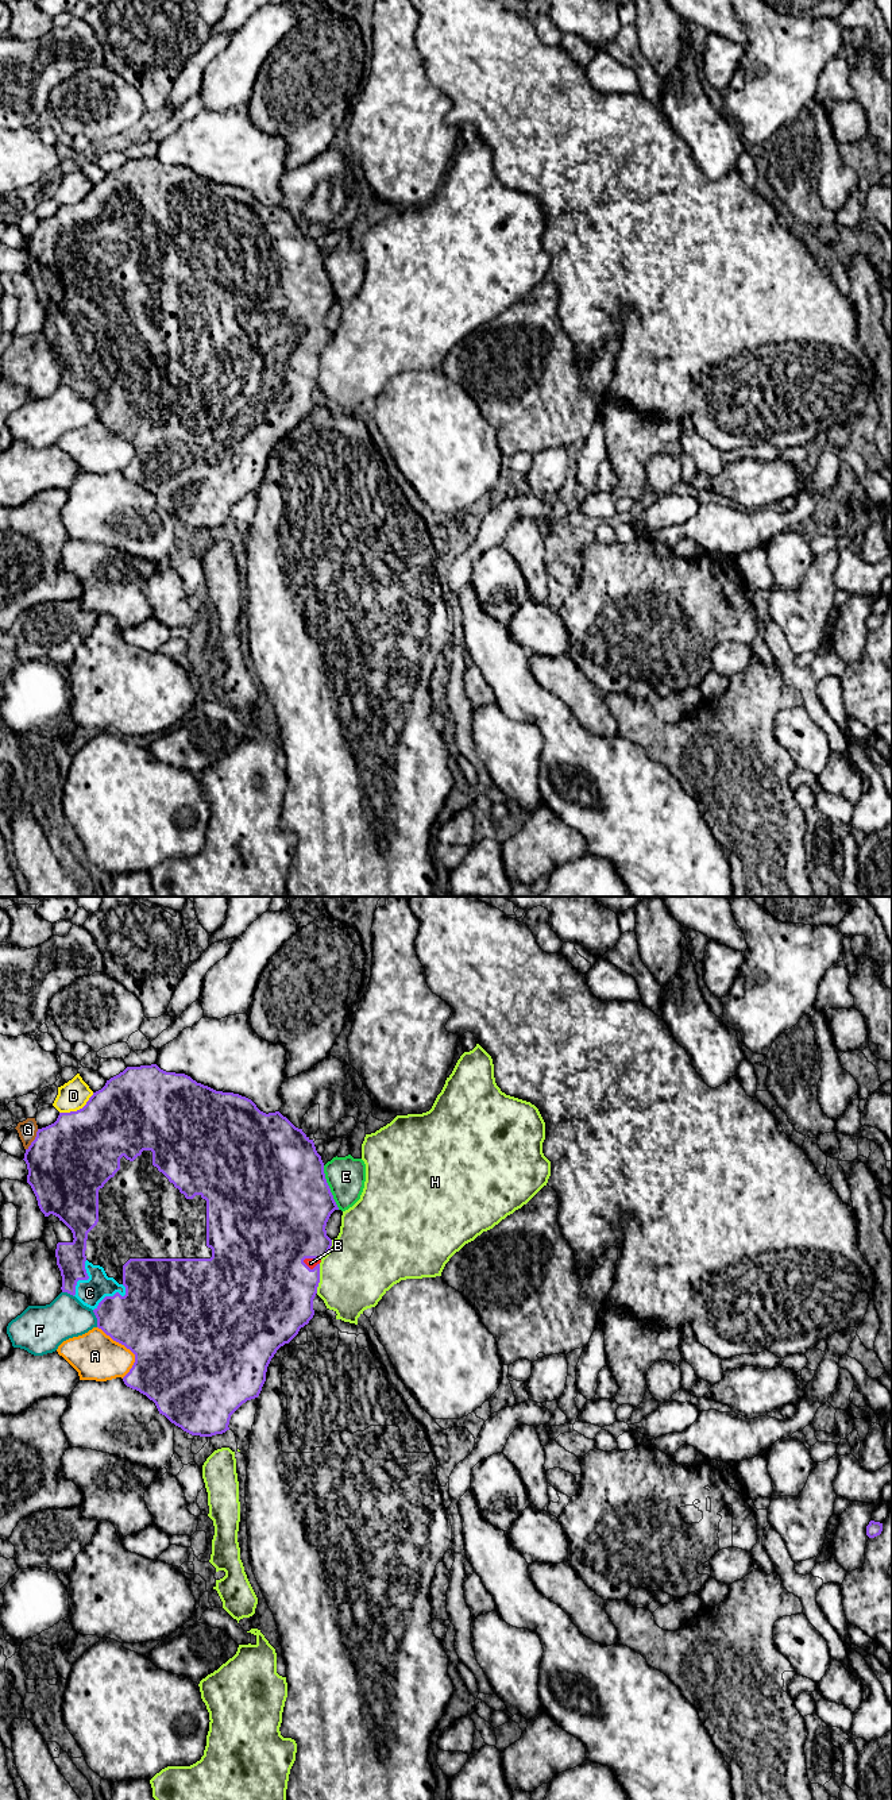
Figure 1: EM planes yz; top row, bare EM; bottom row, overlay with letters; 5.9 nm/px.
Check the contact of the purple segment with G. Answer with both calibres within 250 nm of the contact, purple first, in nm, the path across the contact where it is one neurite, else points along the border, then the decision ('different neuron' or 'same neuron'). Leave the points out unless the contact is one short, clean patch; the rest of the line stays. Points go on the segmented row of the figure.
480 nm thick on the purple side, 120 nm on the other; different neuron

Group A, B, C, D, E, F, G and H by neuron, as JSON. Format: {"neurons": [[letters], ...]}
{"neurons": [["A"], ["B", "C"], ["D"], ["E"], ["F"], ["G"], ["H"]]}

